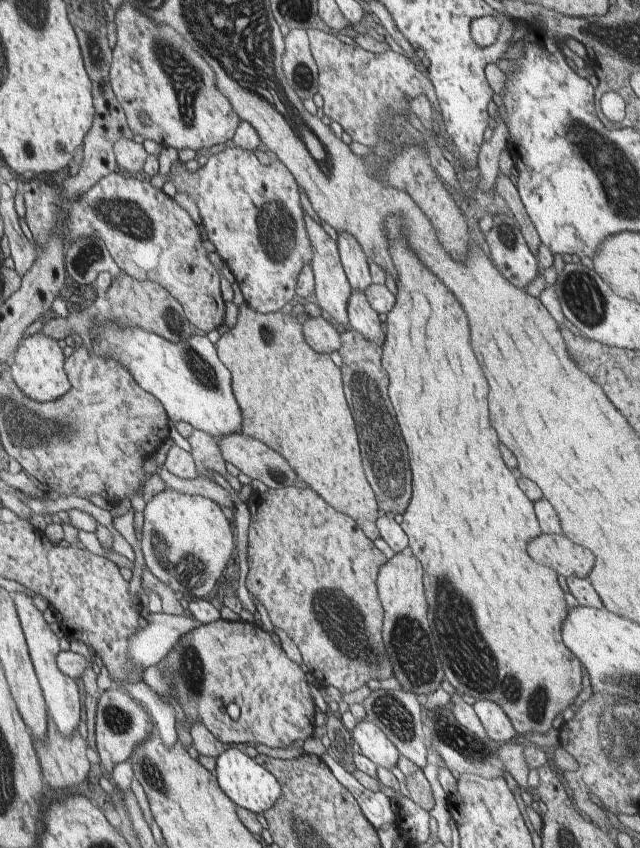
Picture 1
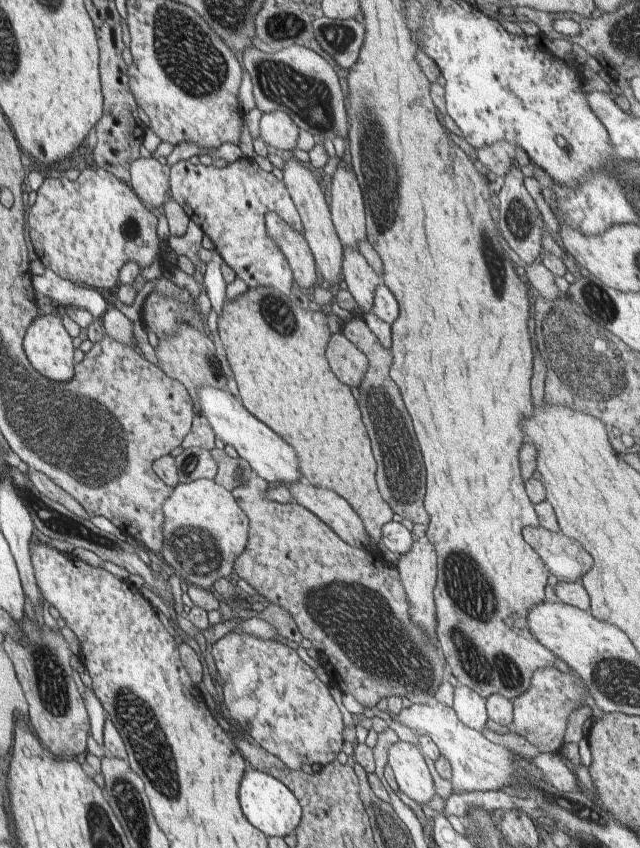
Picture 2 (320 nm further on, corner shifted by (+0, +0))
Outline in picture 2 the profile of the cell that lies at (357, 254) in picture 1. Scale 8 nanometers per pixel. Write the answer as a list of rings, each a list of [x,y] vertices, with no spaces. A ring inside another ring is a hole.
[[[341,160],[337,165],[333,177],[329,180],[330,187],[330,212],[337,235],[344,247],[358,248],[360,241],[367,238],[365,204],[362,189],[353,167]]]

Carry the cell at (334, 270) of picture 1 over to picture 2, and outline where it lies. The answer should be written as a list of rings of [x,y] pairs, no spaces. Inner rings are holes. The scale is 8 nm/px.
[[[290,158],[284,163],[282,170],[282,182],[286,185],[291,199],[301,216],[303,222],[302,233],[306,237],[307,243],[313,252],[315,265],[320,274],[320,282],[329,287],[336,284],[342,286],[342,274],[340,271],[343,266],[343,244],[337,235],[334,223],[331,219],[331,212],[324,199],[324,193],[320,188],[318,175],[312,173],[302,161]]]

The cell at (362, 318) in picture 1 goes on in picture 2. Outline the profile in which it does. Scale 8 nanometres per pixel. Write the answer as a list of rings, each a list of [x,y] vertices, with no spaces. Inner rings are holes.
[[[343,247],[342,286],[350,291],[358,306],[362,308],[362,315],[373,309],[375,288],[380,283],[380,278],[373,266],[364,258],[358,248]]]

